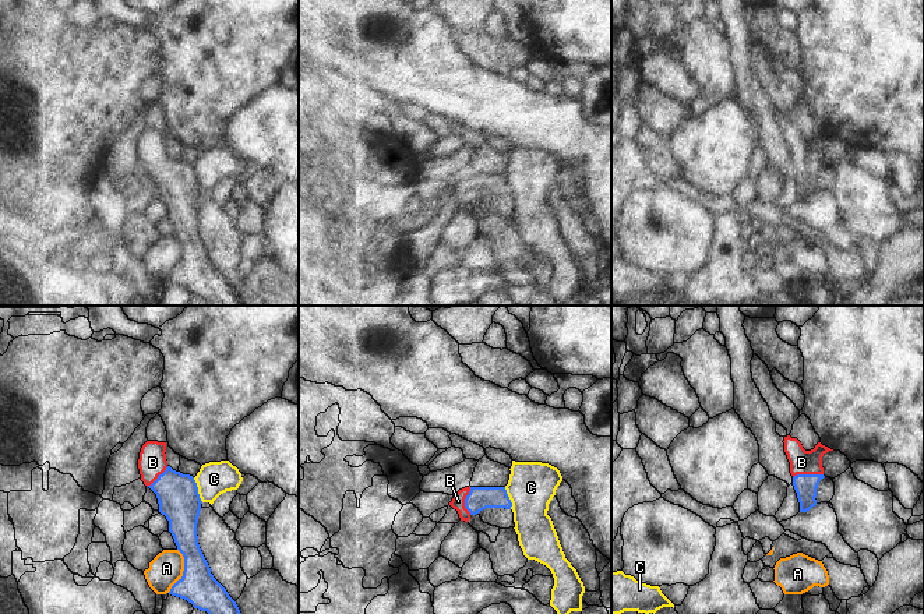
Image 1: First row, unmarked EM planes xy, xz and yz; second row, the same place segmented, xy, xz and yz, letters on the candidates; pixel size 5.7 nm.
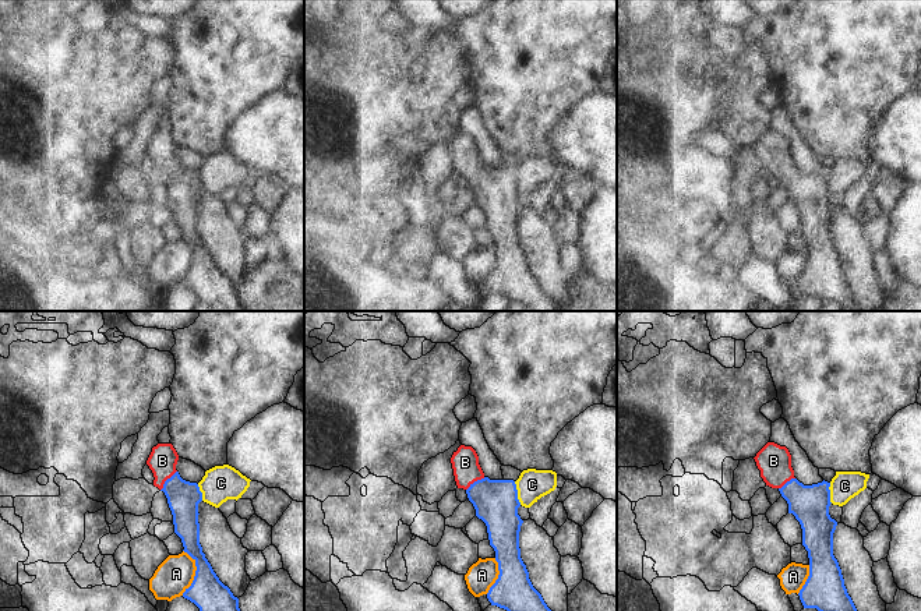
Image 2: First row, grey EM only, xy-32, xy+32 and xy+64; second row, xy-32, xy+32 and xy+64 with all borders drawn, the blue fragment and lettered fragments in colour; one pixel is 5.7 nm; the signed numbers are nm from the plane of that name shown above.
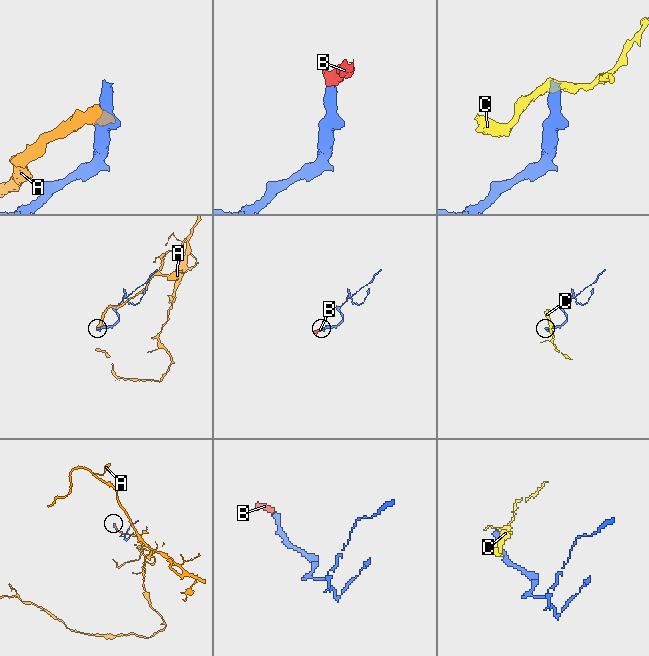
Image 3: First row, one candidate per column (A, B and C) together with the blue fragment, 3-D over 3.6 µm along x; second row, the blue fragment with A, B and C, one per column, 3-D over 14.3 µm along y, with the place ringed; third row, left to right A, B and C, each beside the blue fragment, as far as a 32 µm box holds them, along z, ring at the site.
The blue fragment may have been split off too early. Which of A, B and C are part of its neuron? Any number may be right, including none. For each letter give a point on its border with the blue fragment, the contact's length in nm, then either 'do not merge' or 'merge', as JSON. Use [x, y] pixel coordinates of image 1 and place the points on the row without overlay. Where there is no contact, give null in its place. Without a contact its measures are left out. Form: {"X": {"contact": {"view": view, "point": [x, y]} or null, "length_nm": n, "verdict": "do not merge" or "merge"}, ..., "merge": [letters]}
{"A": {"contact": {"view": "xy", "point": [183, 258]}, "length_nm": 260, "verdict": "do not merge"}, "B": {"contact": {"view": "yz", "point": [807, 162]}, "length_nm": 180, "verdict": "merge"}, "C": {"contact": {"view": "xy", "point": [197, 177]}, "length_nm": 160, "verdict": "do not merge"}, "merge": ["B"]}

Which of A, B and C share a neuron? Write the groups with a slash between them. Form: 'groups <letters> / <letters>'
groups A / B / C

